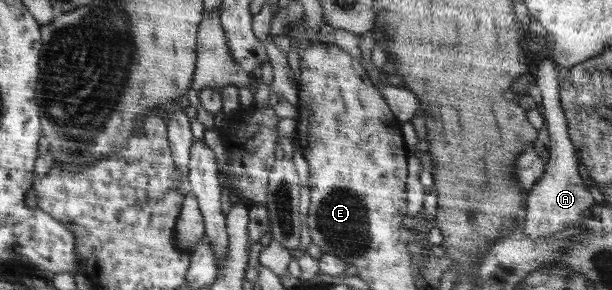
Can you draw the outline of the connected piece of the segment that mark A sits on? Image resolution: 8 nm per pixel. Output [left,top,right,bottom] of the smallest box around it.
[523,55,596,240]

